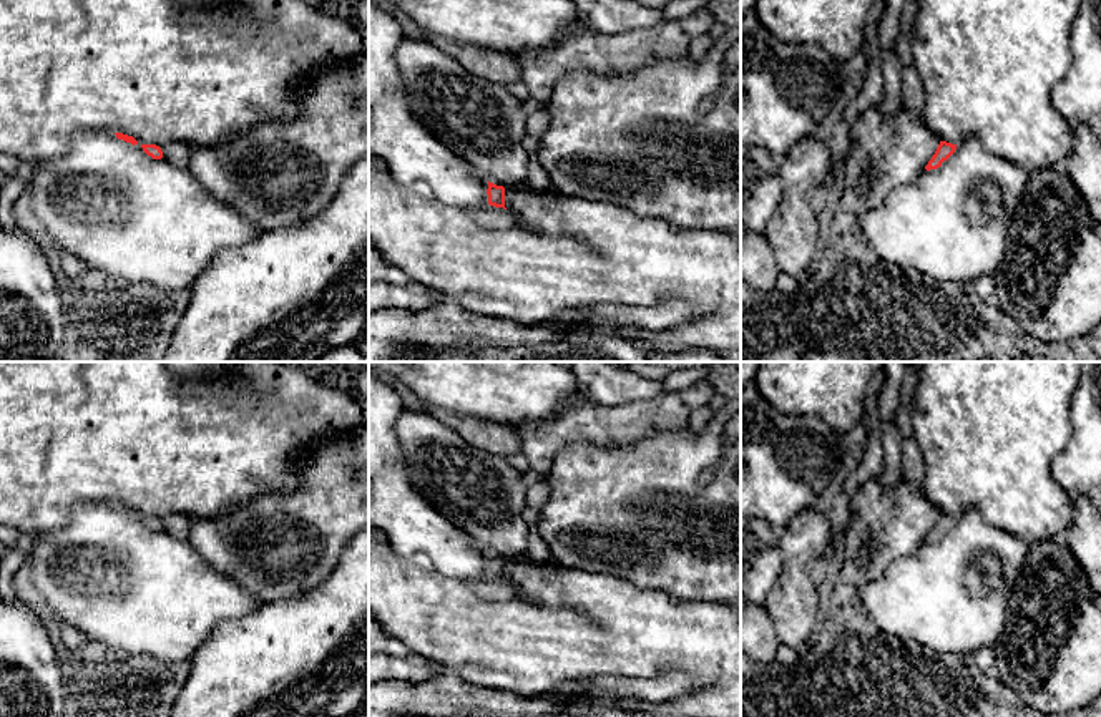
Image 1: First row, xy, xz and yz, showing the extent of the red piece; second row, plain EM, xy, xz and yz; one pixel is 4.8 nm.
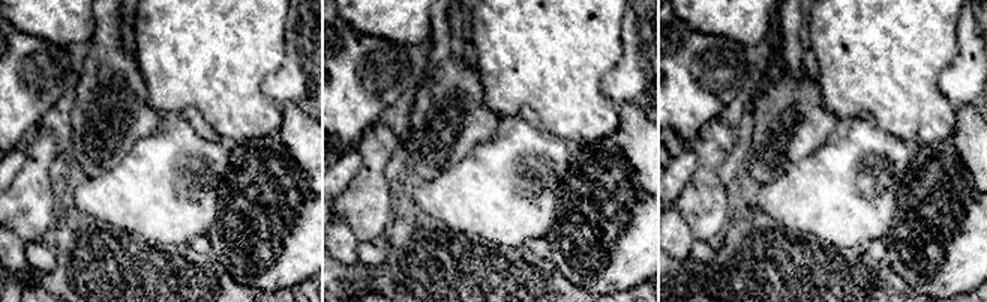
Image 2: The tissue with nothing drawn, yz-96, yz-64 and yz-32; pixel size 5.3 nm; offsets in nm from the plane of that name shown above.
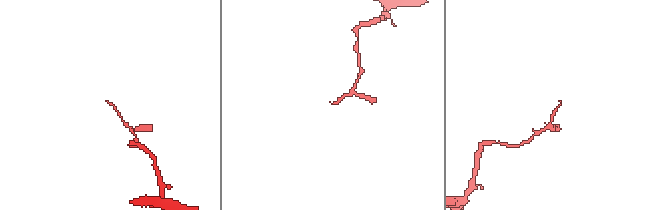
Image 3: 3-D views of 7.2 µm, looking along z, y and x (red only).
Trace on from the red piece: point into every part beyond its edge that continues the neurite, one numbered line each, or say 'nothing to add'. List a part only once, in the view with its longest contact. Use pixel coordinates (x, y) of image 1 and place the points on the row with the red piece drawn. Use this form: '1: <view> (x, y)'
1: xz (489, 218)

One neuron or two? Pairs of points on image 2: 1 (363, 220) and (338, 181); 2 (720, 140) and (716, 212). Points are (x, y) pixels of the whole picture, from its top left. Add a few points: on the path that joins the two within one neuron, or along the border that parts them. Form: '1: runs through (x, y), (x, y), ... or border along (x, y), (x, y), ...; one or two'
1: border along (360, 158), (357, 173), (338, 197); two
2: runs through (710, 158), (710, 194); one

